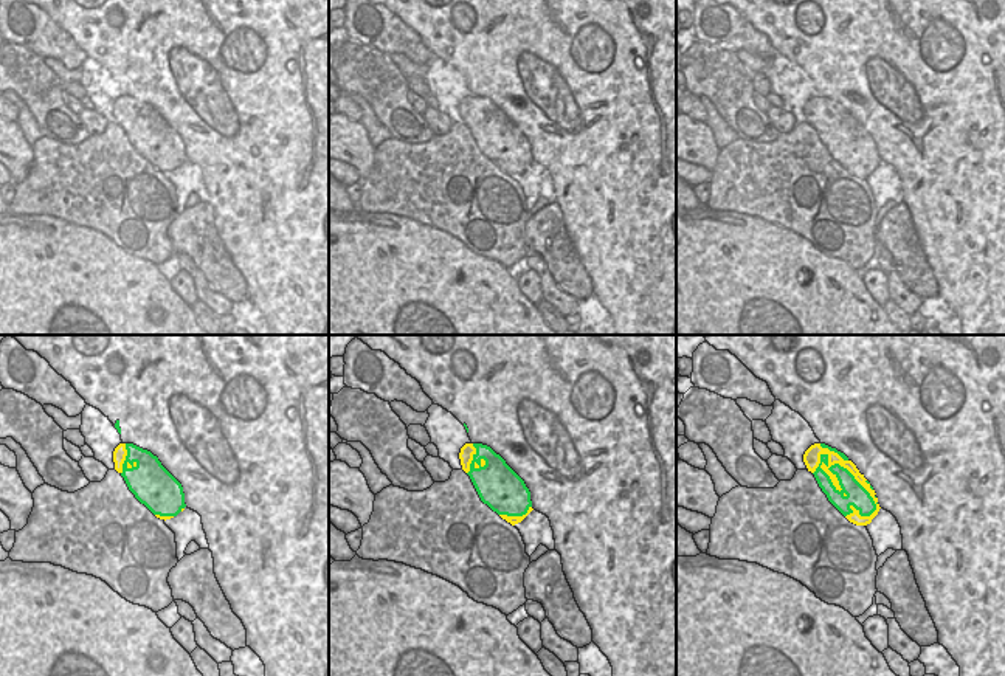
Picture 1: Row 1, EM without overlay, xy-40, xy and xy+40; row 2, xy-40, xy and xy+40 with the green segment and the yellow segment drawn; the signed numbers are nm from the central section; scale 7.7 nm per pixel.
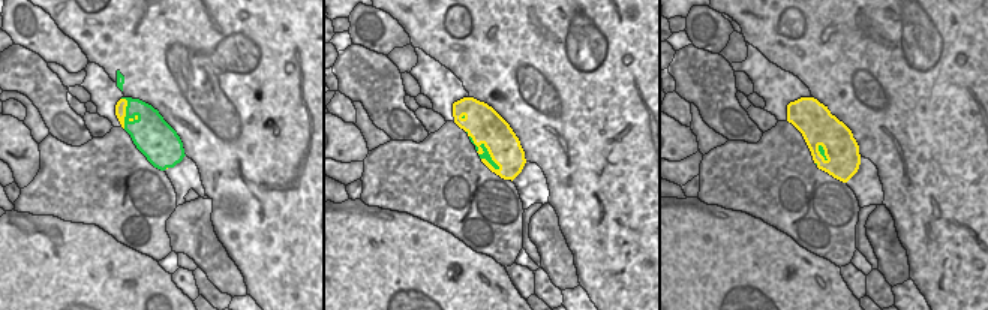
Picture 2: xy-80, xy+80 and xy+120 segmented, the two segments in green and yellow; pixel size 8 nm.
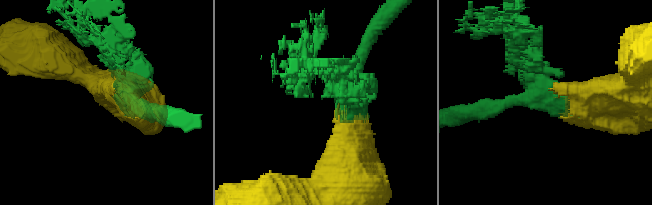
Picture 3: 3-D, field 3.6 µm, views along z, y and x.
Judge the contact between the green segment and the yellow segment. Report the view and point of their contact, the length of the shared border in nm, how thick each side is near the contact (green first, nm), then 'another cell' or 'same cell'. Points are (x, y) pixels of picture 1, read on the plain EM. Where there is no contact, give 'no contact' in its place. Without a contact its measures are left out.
meets green in xy+40 at (853, 131); contact 650 nm long; 170 nm thick on the green side, 100 nm on the other; another cell

